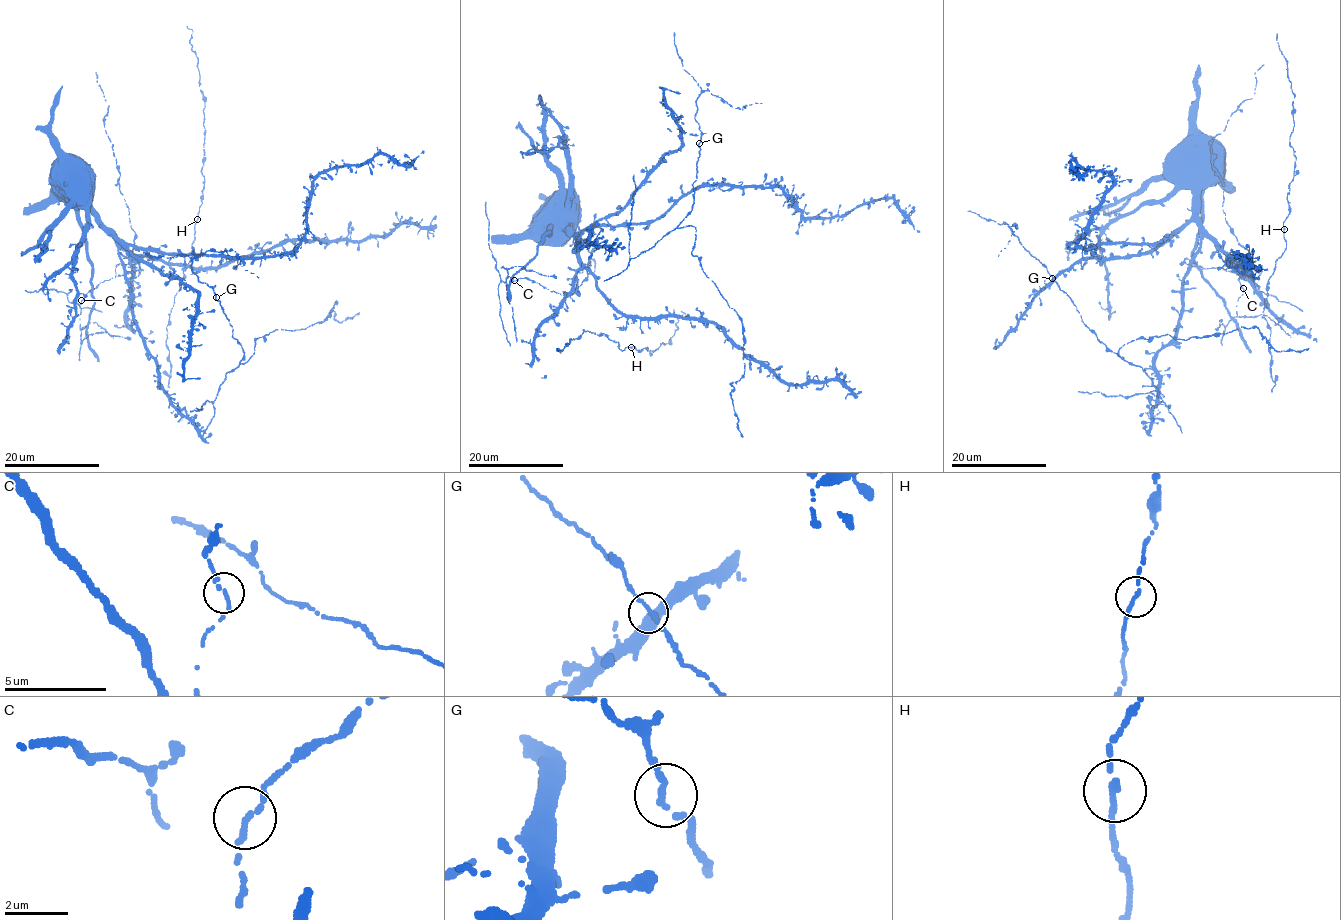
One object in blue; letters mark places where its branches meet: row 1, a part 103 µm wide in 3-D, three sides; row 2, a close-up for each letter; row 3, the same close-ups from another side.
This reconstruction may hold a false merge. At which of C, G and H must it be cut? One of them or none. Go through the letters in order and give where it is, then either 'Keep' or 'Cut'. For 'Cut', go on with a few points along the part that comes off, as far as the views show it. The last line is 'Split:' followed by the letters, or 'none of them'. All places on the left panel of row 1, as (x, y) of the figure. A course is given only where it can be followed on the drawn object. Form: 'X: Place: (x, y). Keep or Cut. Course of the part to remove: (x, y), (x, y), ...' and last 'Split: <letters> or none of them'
C: Place: (81, 300). Keep
G: Place: (216, 297). Keep
H: Place: (197, 219). Keep
Split: none of them

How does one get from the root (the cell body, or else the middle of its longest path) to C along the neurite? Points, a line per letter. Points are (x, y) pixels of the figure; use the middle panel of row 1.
C: (555, 203), (548, 202), (546, 211), (551, 224), (546, 234), (549, 232), (535, 256), (506, 278), (514, 280)

